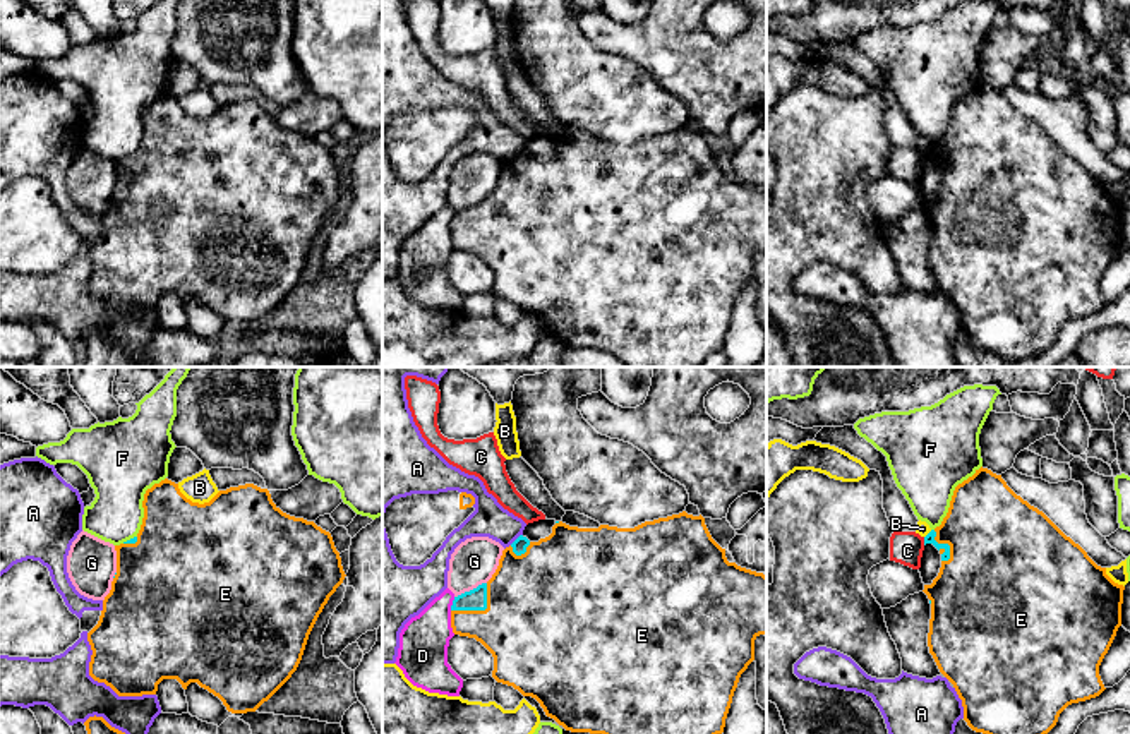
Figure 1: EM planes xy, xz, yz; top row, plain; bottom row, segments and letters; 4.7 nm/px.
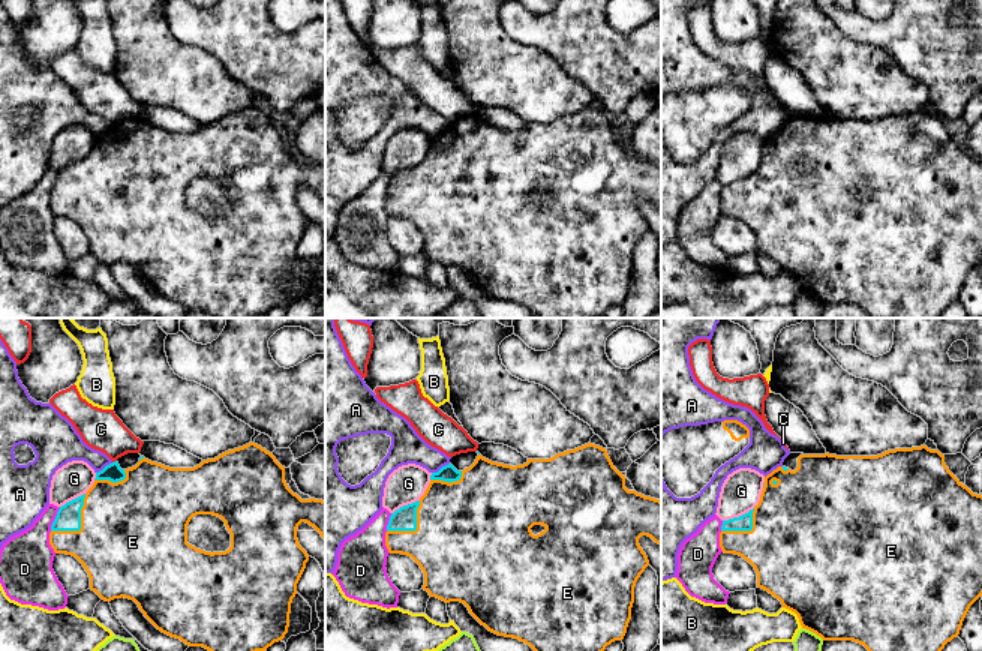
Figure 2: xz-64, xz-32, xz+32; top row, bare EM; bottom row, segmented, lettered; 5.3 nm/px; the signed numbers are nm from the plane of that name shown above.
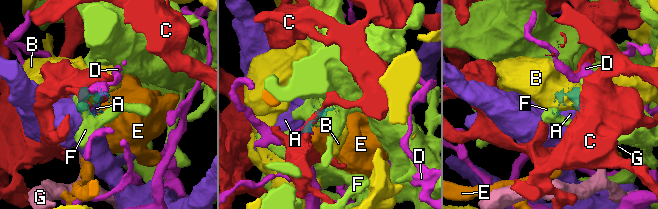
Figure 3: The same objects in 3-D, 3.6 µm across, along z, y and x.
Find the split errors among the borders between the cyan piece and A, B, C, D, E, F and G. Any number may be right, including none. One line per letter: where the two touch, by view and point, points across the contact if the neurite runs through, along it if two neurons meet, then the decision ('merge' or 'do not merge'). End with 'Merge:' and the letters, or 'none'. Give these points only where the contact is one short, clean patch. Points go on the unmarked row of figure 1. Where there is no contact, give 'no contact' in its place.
A: contact xz (516, 155); border xz (522, 150), (510, 160); do not merge
B: contact yz (928, 150); border yz (931, 146), (925, 153); do not merge
C: contact yz (925, 156); border yz (923, 153), (925, 160); do not merge
D: contact xz (453, 220); do not merge
E: contact xz (480, 225); merge
F: contact xy (131, 155); border xy (136, 151), (122, 158); do not merge
G: contact xz (470, 206); border xz (486, 198), (455, 213); do not merge
Merge: E

